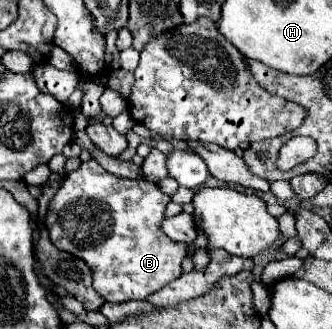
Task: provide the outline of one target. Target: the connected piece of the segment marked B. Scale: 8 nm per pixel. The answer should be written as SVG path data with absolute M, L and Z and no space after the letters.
M88 160L66 176L48 206L48 216L52 218L46 218L44 224L58 250L70 252L90 266L94 290L106 302L146 300L182 274L180 264L186 258L188 246L168 240L160 230L168 202L170 196L158 184L144 178L118 178L98 162Z

